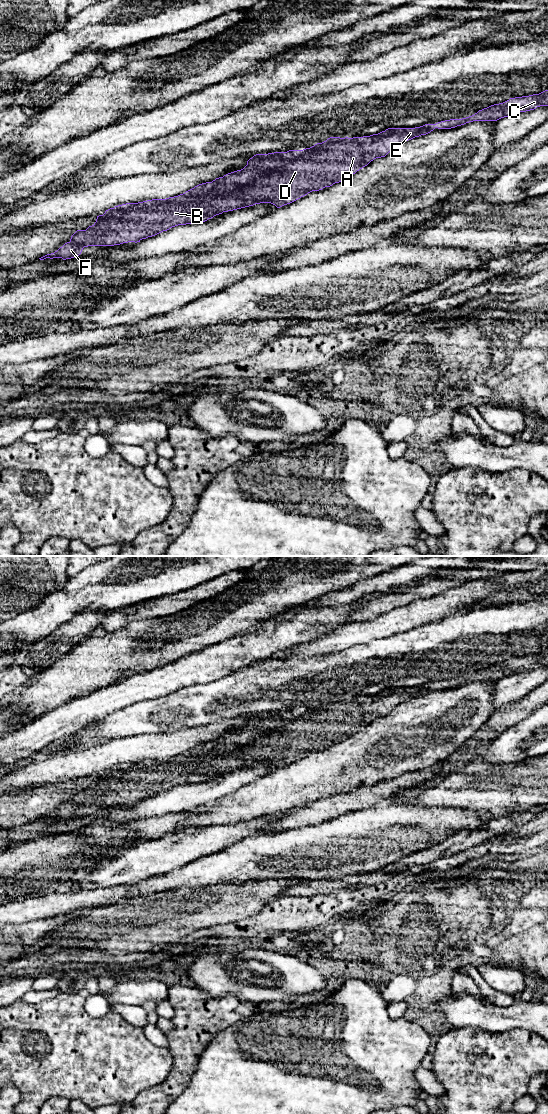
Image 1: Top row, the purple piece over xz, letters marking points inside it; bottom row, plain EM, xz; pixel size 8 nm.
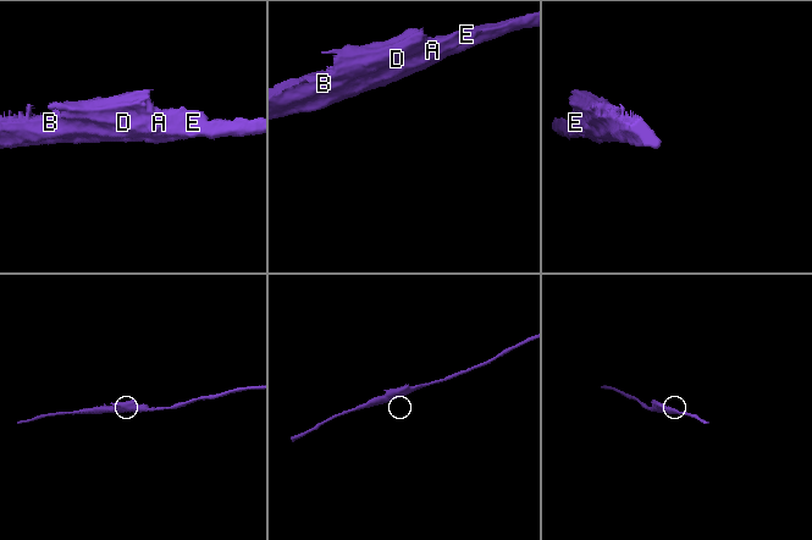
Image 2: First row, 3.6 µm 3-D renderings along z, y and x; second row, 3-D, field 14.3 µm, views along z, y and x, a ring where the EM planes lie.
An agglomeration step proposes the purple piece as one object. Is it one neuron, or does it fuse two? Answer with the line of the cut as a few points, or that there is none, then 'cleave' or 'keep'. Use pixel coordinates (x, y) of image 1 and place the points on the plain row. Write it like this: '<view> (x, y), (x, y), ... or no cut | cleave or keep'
no cut | keep

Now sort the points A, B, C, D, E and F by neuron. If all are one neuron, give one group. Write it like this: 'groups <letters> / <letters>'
groups A B C D E F

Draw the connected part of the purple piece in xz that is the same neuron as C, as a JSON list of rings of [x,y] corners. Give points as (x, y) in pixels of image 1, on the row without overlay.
[[[545,650],[539,654],[510,658],[503,663],[491,665],[487,668],[479,670],[472,676],[462,679],[450,679],[438,682],[436,684],[425,684],[415,688],[388,688],[378,694],[363,697],[330,697],[322,703],[317,703],[314,706],[303,710],[289,710],[287,712],[256,714],[247,721],[247,725],[243,729],[228,733],[223,737],[216,738],[212,742],[199,744],[178,756],[169,757],[166,759],[152,759],[138,763],[126,763],[115,766],[114,768],[110,768],[106,770],[103,775],[97,776],[96,782],[92,786],[89,786],[86,790],[77,790],[71,796],[69,802],[65,803],[54,813],[47,814],[39,819],[44,820],[46,818],[62,818],[63,820],[66,820],[79,816],[83,808],[88,806],[114,806],[128,802],[137,803],[142,799],[155,796],[178,785],[205,782],[216,775],[222,774],[223,772],[233,771],[253,766],[255,764],[271,763],[277,768],[280,768],[300,759],[312,751],[319,751],[325,747],[330,747],[335,743],[341,742],[342,740],[355,734],[363,727],[367,726],[374,719],[385,717],[400,703],[406,702],[421,695],[426,695],[433,691],[435,688],[451,689],[473,681],[497,681],[501,678],[511,676],[518,672],[534,670],[540,666],[548,666],[548,650]]]

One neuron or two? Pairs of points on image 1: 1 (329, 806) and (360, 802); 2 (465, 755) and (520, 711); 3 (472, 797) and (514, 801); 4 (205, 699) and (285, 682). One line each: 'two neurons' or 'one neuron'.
1: one neuron
2: one neuron
3: one neuron
4: one neuron

